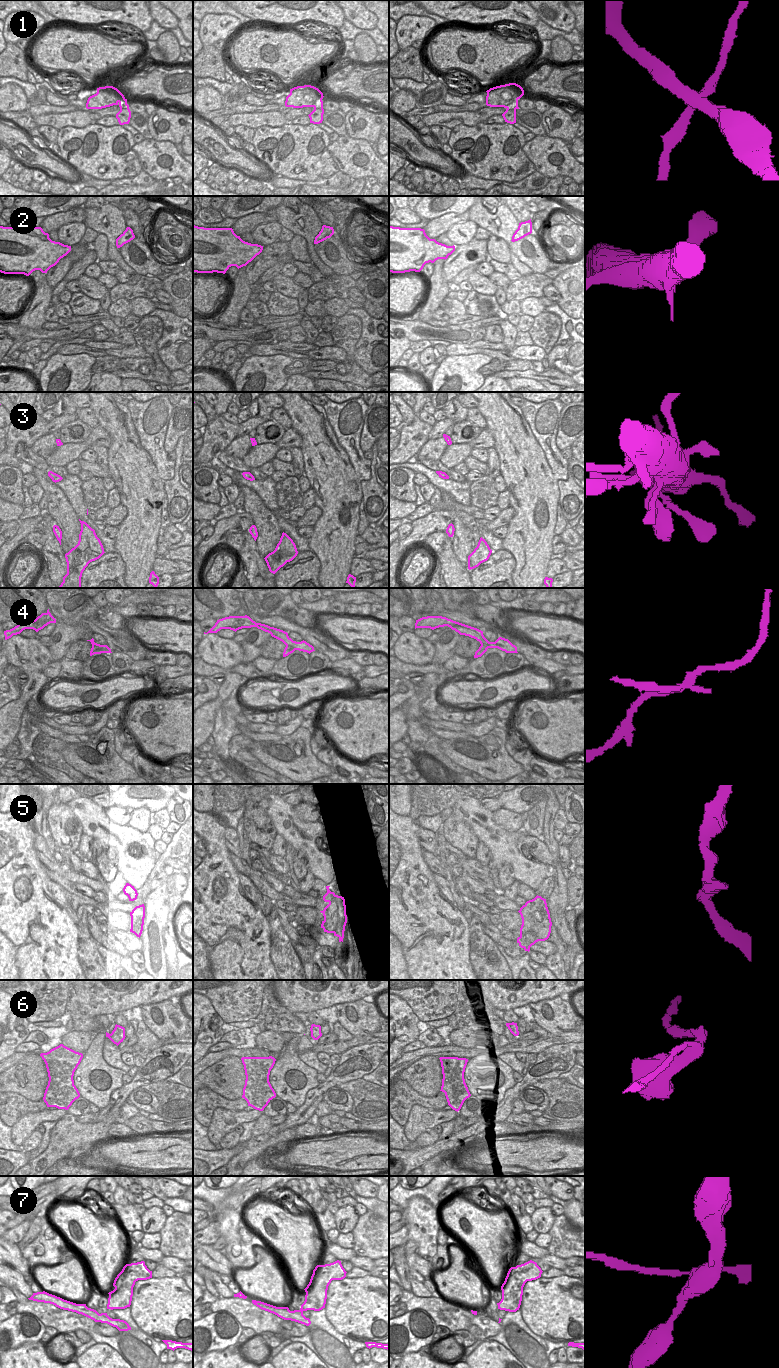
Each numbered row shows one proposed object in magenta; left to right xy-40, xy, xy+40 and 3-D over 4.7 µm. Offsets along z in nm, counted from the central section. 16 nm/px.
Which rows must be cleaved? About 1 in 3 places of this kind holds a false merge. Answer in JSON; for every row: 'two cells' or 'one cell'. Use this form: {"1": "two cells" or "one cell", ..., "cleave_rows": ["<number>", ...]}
{"1": "two cells", "2": "one cell", "3": "one cell", "4": "two cells", "5": "one cell", "6": "one cell", "7": "two cells", "cleave_rows": ["1", "4", "7"]}

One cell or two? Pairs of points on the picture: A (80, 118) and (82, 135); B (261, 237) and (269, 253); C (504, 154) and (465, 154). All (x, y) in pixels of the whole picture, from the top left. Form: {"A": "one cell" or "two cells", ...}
{"A": "two cells", "B": "two cells", "C": "one cell"}

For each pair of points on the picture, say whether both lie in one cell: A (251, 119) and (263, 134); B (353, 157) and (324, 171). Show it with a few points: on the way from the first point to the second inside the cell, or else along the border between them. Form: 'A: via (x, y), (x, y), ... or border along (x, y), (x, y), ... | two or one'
A: border along (281, 125), (259, 126), (256, 129) | two
B: border along (329, 143), (327, 150), (340, 170) | two

